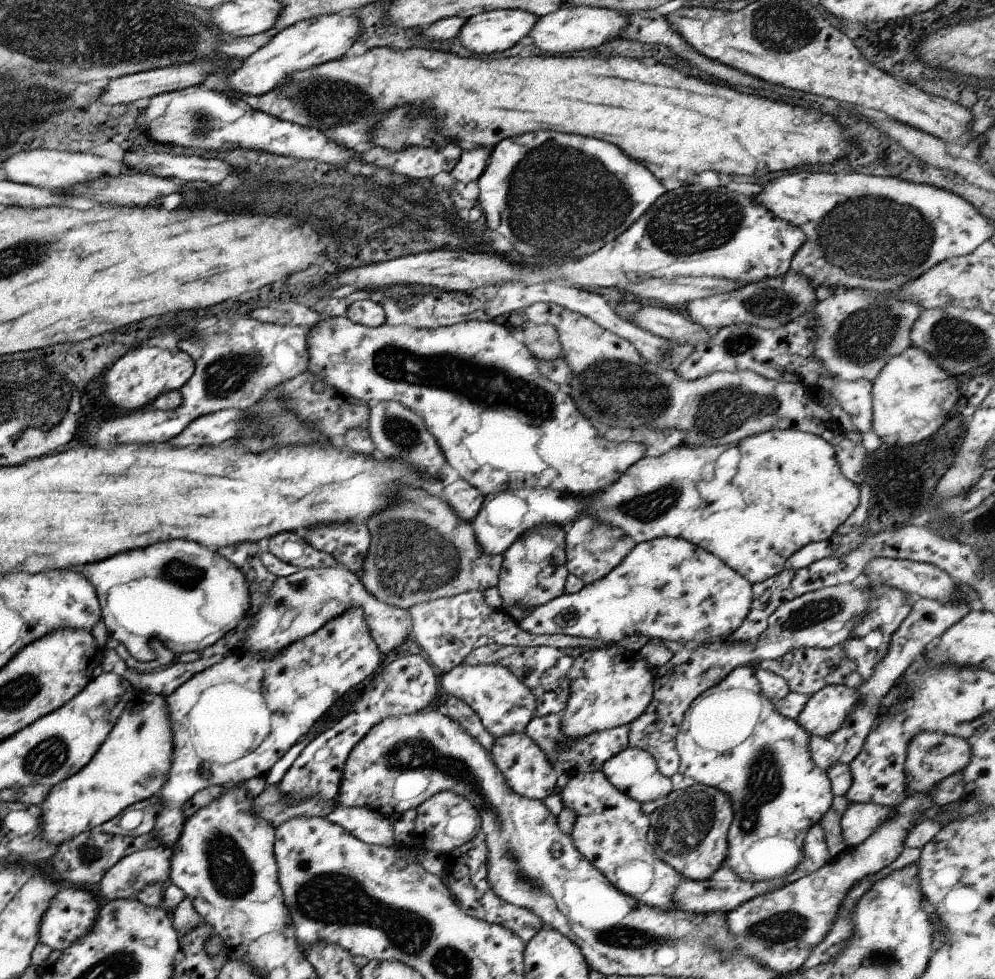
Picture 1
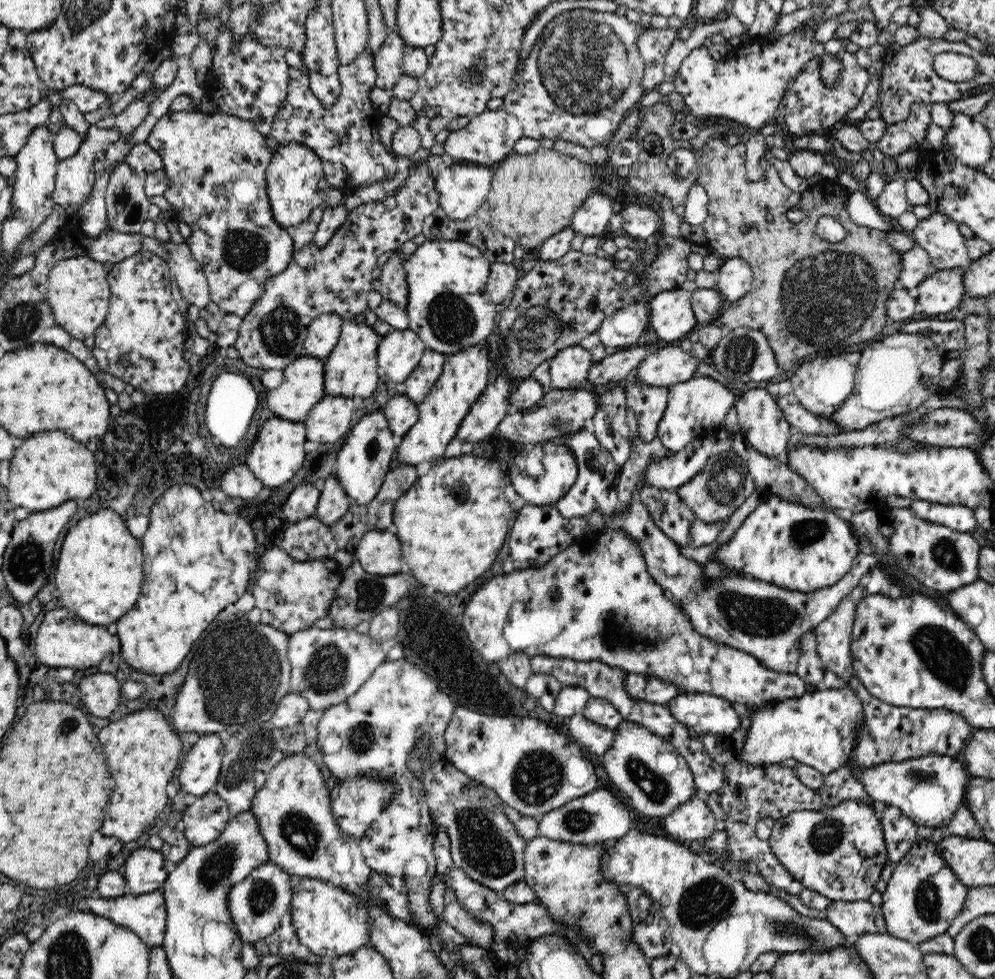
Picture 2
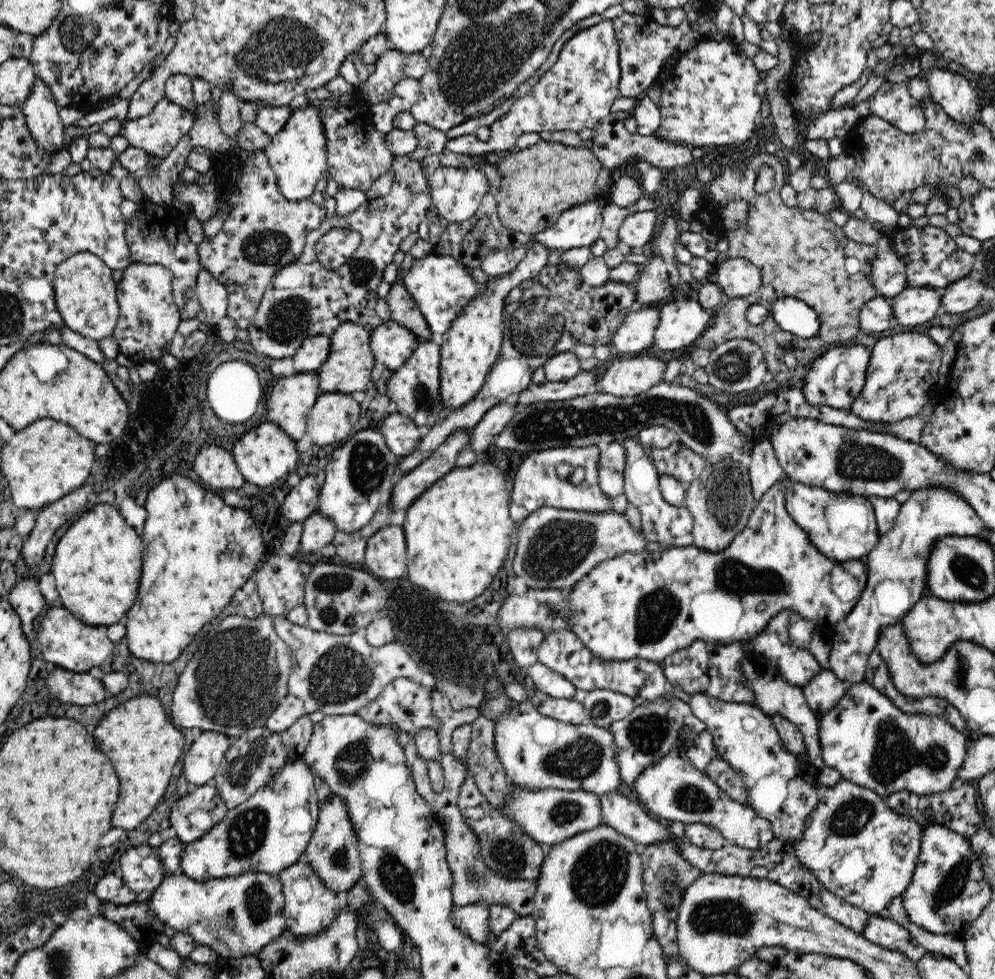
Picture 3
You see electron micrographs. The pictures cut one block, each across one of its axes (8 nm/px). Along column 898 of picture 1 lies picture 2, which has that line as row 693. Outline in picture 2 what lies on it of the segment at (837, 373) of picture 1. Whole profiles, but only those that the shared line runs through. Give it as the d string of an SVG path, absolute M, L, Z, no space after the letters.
M313 626L293 632L289 635L287 651L291 689L306 698L309 708L314 710L330 708L352 696L386 658L381 643L355 628L322 629Z

